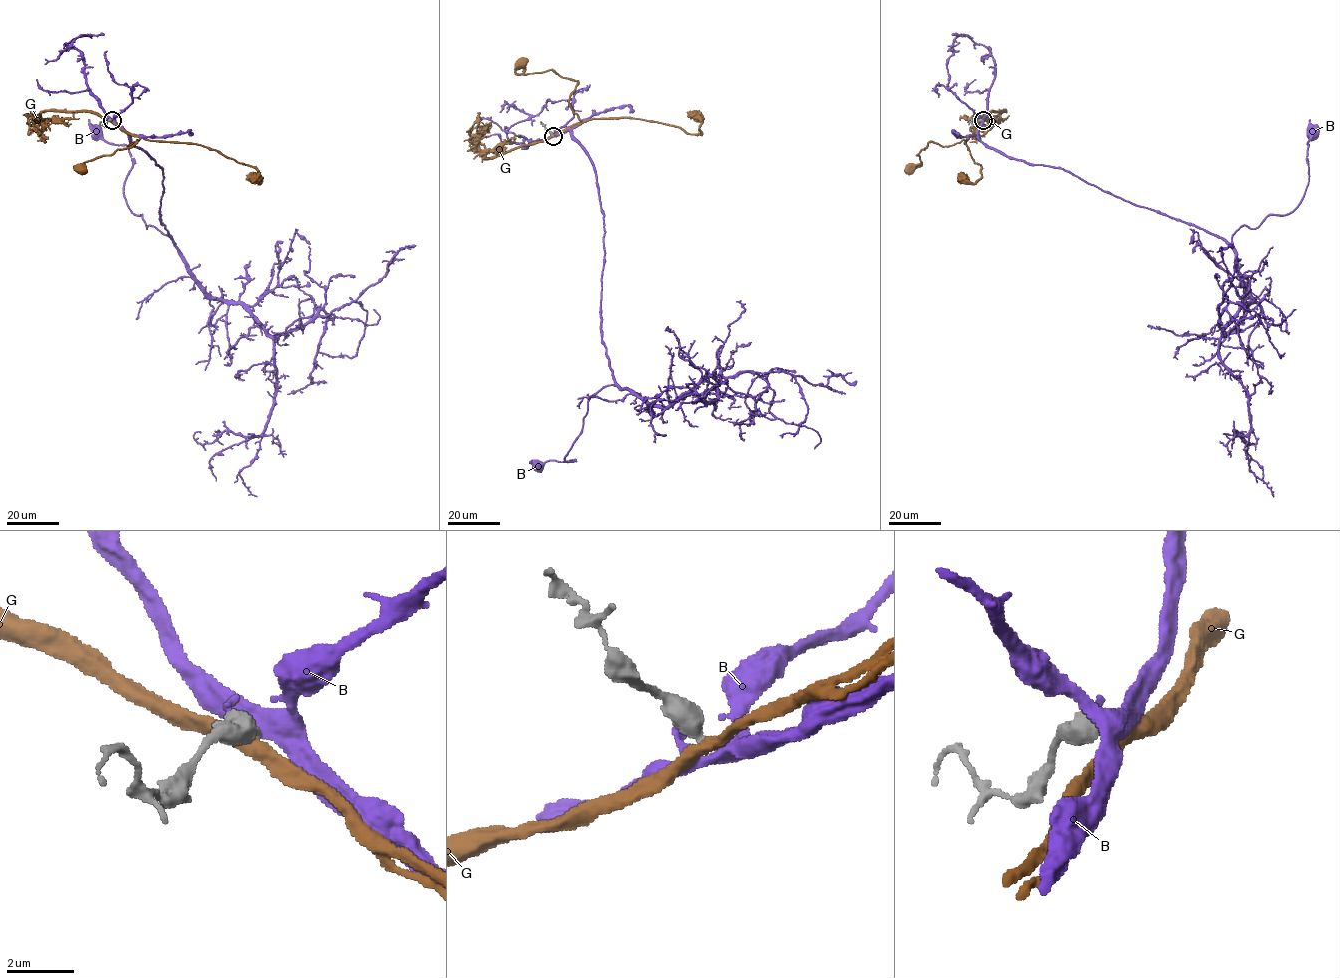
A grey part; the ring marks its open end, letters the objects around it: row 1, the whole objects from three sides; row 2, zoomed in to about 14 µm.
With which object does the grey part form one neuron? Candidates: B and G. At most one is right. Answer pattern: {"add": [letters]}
{"add": []}

